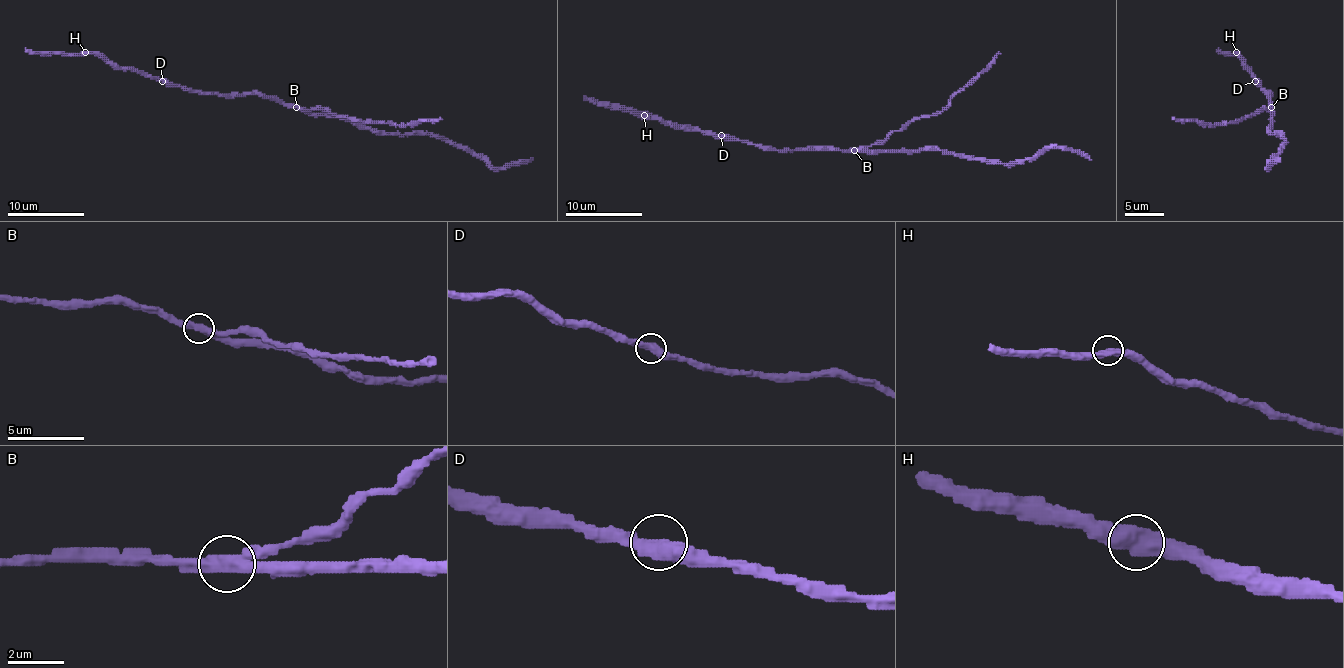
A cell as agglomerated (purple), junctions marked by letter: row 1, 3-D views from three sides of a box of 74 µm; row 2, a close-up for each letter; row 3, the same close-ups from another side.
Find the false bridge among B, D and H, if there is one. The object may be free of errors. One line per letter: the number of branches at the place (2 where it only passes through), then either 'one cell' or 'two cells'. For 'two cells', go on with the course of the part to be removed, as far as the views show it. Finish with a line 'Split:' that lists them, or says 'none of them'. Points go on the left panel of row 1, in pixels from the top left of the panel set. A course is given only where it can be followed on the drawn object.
B: 2 branches meet; two cells; foreign part runs (295, 108), (322, 110), (357, 119), (417, 125), (440, 117)
D: 2 branches meet; one cell
H: 2 branches meet; one cell
Split: B

